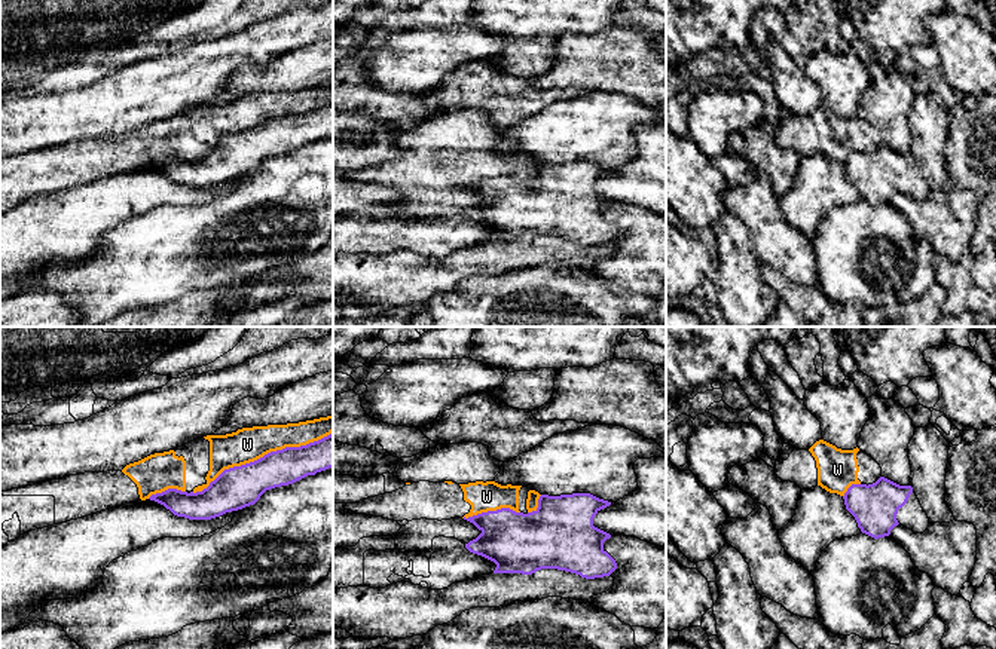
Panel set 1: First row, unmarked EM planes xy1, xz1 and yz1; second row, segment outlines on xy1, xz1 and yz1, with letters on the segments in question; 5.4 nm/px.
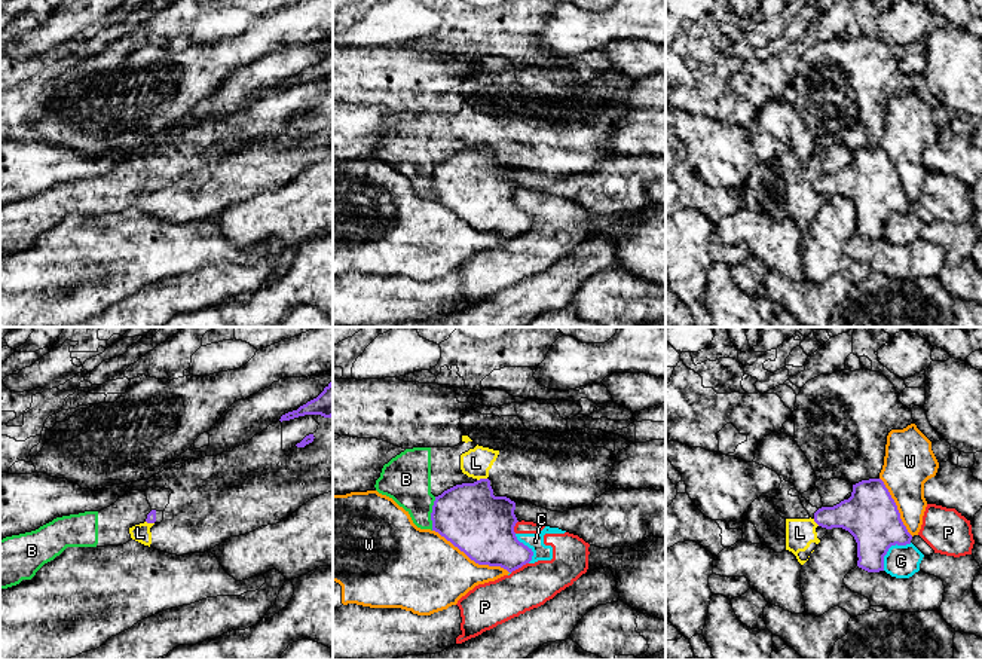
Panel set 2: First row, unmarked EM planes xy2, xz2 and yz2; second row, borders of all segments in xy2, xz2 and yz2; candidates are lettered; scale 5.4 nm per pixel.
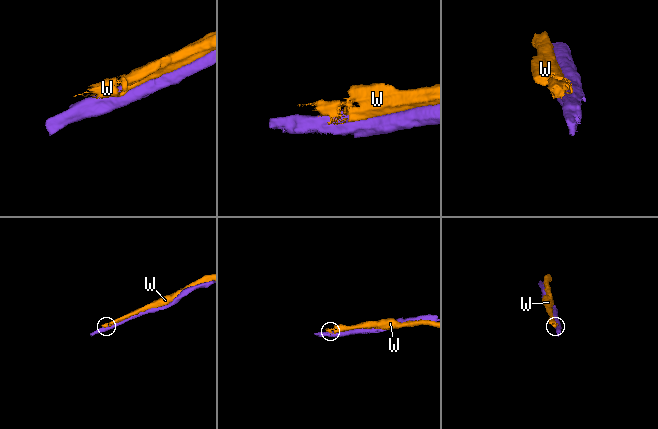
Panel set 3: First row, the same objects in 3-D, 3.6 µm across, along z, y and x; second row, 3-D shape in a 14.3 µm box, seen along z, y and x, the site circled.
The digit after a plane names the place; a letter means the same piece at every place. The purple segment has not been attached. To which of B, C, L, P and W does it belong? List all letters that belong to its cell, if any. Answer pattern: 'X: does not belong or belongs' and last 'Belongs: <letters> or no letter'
B: does not belong
C: does not belong
L: does not belong
P: does not belong
W: does not belong
Belongs: no letter

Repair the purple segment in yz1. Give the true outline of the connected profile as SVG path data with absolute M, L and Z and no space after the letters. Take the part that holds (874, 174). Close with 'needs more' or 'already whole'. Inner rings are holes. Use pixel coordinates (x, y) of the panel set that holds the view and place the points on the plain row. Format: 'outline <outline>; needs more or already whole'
outline M885 144L868 153L852 151L843 166L861 199L874 206L889 203L898 192L914 200L923 200L931 192L913 154Z; needs more

